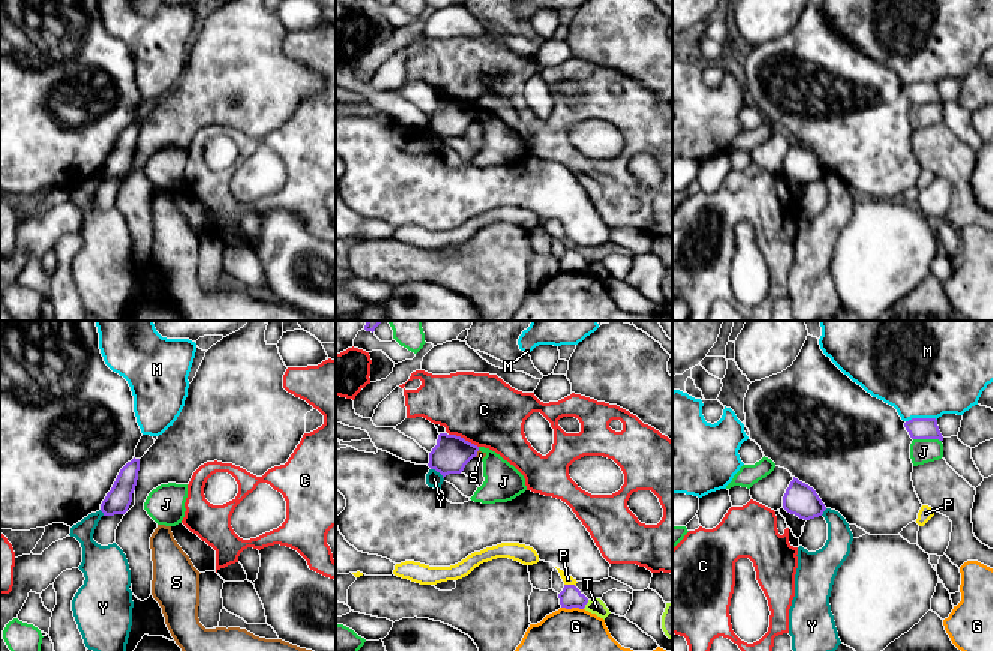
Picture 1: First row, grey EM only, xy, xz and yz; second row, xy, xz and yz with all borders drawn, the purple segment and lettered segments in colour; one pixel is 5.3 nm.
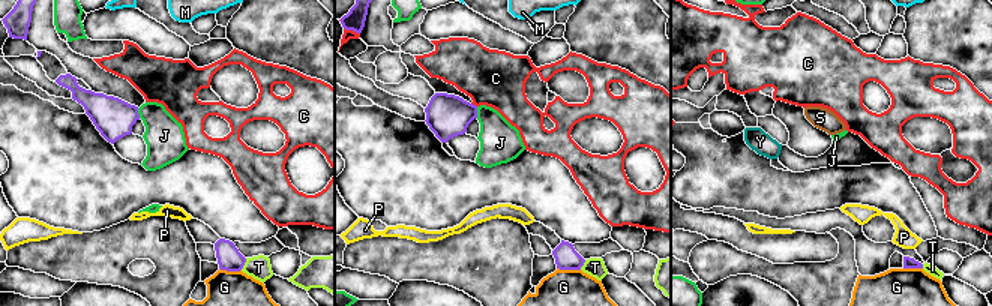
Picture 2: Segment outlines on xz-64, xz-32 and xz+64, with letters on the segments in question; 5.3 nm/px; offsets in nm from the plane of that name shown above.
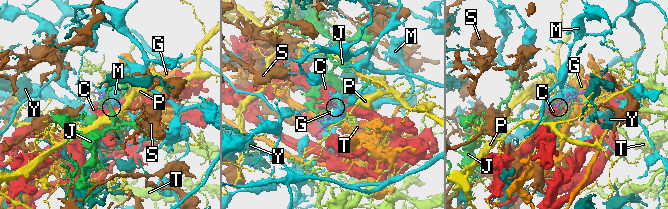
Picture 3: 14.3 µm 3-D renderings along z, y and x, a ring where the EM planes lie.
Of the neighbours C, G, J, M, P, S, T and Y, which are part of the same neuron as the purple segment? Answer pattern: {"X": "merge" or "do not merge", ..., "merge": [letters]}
{"C": "do not merge", "G": "do not merge", "J": "do not merge", "M": "do not merge", "P": "do not merge", "S": "do not merge", "T": "do not merge", "Y": "do not merge", "merge": []}

